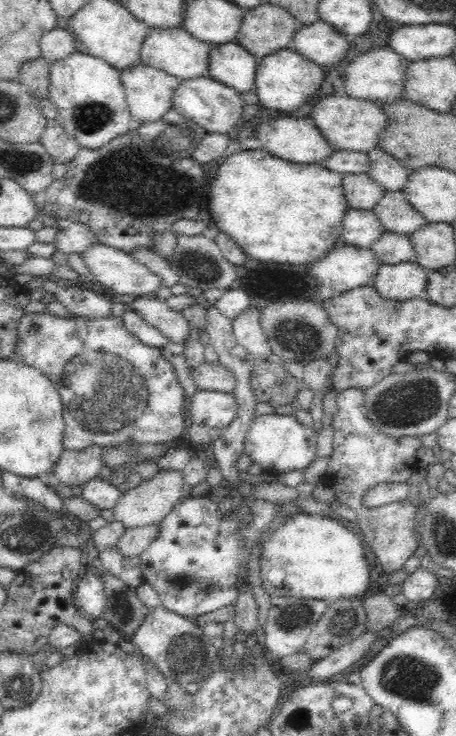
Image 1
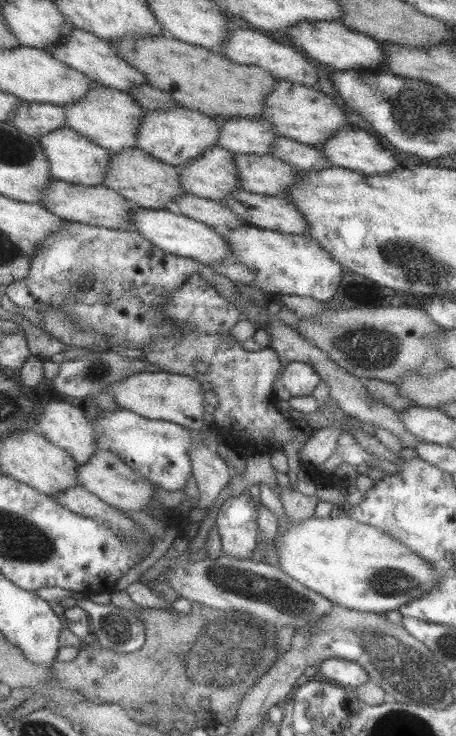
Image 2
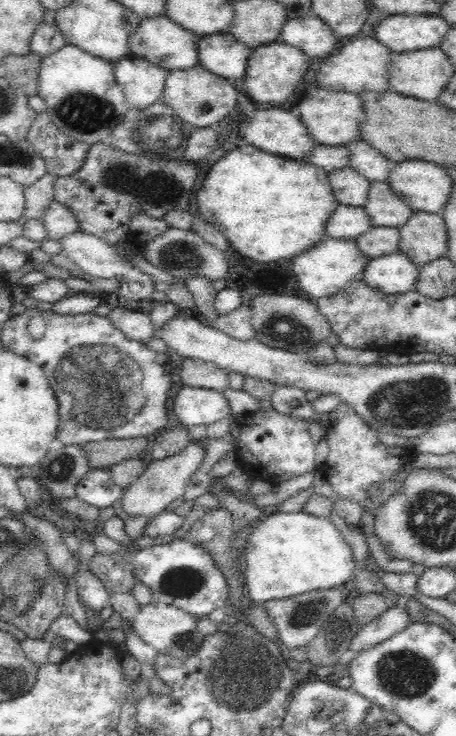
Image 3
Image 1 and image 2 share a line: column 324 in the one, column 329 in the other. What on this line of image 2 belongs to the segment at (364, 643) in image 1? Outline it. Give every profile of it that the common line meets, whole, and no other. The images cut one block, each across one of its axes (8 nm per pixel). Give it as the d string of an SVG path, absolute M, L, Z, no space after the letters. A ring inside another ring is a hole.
M325 658L319 664L319 672L323 672L325 678L331 678L333 684L345 688L357 688L369 682L367 672L357 662L349 662L343 658Z

